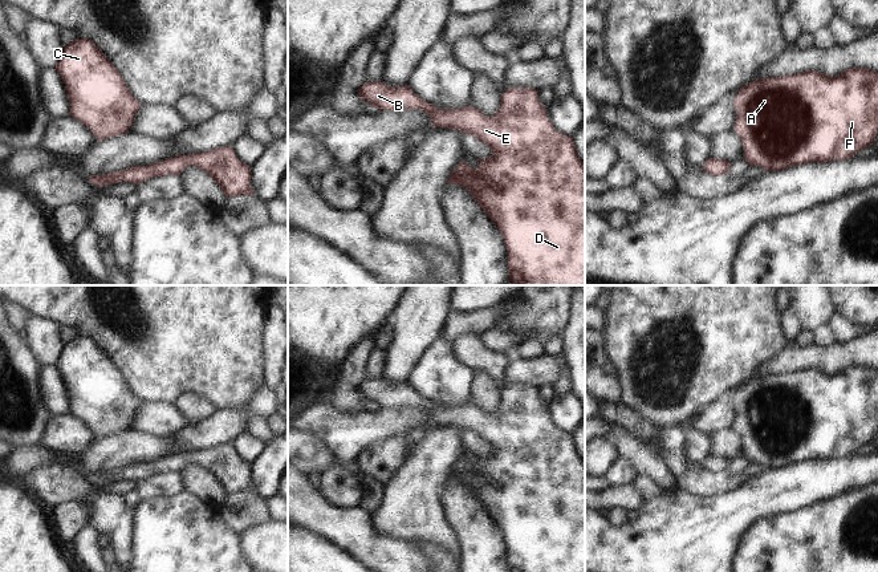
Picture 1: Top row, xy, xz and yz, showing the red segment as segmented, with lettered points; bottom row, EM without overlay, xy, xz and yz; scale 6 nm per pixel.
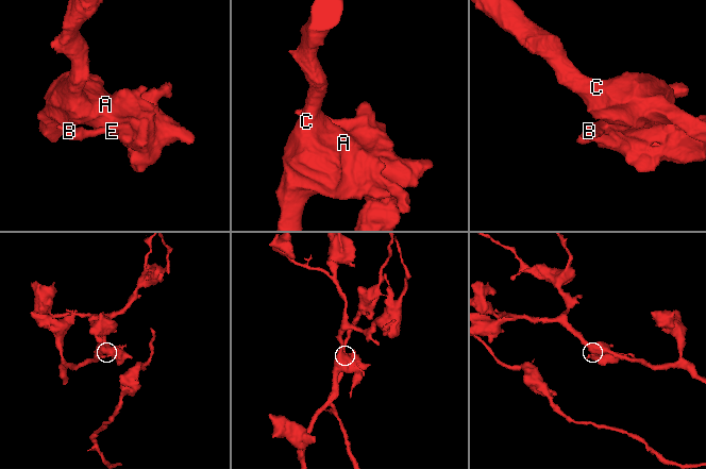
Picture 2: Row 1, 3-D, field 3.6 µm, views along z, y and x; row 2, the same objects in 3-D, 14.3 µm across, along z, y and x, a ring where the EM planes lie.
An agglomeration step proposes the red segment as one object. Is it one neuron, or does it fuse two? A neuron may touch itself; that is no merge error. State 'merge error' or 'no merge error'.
no merge error

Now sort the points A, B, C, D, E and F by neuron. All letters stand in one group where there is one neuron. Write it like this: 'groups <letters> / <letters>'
groups A B C D E F

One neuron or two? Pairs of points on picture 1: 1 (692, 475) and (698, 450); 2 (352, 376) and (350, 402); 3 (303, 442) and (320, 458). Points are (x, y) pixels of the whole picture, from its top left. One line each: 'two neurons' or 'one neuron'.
1: two neurons
2: one neuron
3: one neuron

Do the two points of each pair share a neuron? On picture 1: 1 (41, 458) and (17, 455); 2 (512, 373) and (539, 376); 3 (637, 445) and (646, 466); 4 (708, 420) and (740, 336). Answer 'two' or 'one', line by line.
1: one
2: one
3: one
4: two

